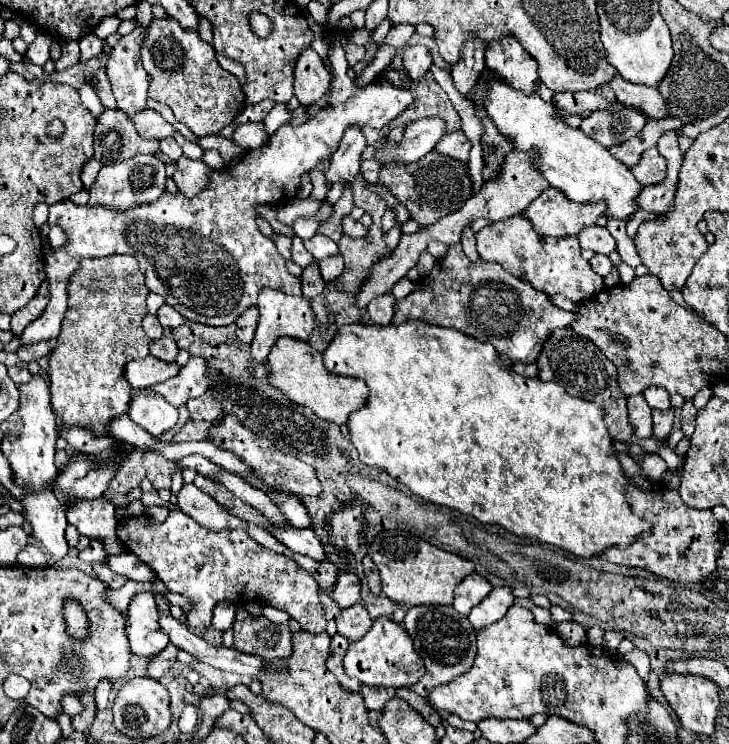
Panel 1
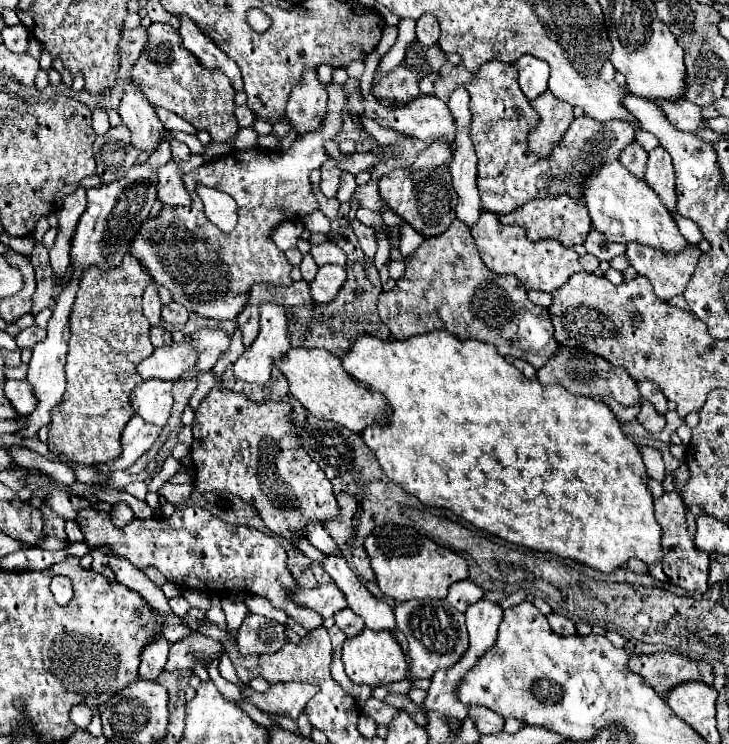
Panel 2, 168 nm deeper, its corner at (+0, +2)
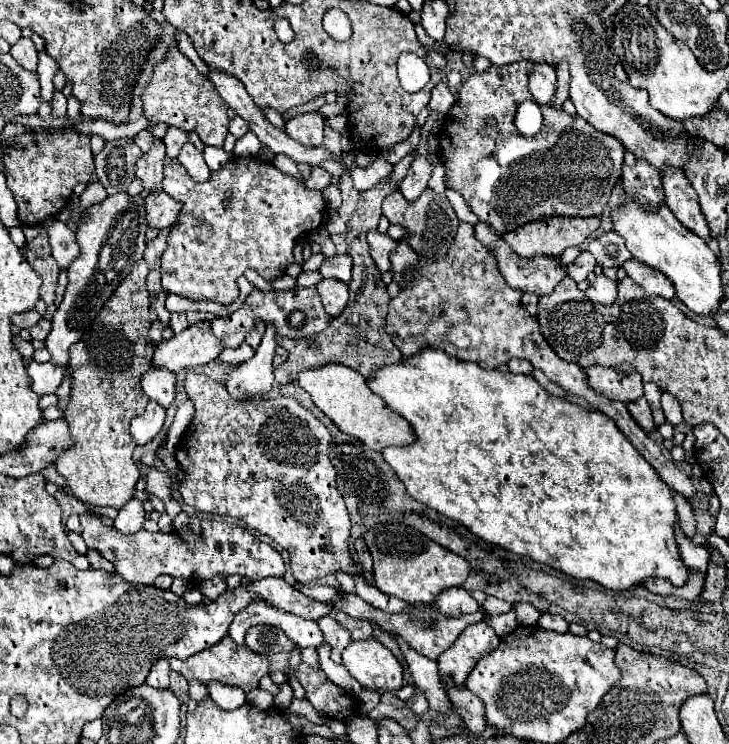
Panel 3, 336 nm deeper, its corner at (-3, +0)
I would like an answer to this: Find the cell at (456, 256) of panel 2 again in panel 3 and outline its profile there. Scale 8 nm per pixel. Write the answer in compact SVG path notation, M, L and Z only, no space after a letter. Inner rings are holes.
M460 223L454 243L448 255L440 261L426 263L420 259L420 269L410 271L404 277L412 277L412 283L406 285L398 297L390 301L386 331L392 343L400 349L404 359L416 355L426 347L442 349L446 355L460 361L474 361L482 369L496 369L498 365L508 363L512 357L520 357L540 369L550 381L560 385L564 391L586 399L594 409L608 415L616 427L630 439L630 443L642 453L642 457L658 471L660 479L676 493L686 497L692 507L698 507L696 487L692 479L678 469L660 447L634 423L626 405L620 401L610 401L598 395L586 381L582 367L560 359L546 339L540 333L538 321L520 303L522 291L512 289L500 275L494 255L474 237L474 227Z

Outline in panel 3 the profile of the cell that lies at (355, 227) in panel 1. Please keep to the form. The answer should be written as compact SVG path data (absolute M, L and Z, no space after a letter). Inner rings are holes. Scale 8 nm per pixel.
M370 231L368 233L368 245L370 245L370 255L372 255L374 263L378 265L378 269L382 273L390 271L390 255L392 255L394 247L398 247L396 241L390 239L388 235L378 233L378 231Z

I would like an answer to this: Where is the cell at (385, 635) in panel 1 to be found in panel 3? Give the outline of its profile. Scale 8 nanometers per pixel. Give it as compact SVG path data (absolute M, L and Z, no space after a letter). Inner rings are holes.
M374 637L350 641L342 651L342 663L356 681L376 693L398 691L404 685L400 661Z

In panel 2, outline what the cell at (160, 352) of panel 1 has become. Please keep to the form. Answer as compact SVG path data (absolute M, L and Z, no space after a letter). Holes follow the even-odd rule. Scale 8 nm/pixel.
M153 327L151 329L151 343L153 343L153 347L167 347L173 343L173 337L163 327Z

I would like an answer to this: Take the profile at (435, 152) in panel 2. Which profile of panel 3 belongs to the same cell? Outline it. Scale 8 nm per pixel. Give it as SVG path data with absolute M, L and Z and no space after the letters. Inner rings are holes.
M418 157L410 163L410 169L406 173L406 177L400 181L398 191L408 199L408 201L416 201L420 197L420 193L426 189L428 179L432 173L432 165L428 161L428 157Z

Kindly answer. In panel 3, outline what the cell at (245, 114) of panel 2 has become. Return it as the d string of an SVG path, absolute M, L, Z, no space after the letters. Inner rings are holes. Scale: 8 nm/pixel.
M234 117L232 121L230 121L230 133L236 137L236 139L240 139L242 135L246 135L248 133L248 125L246 125L246 121L242 119L242 117Z

